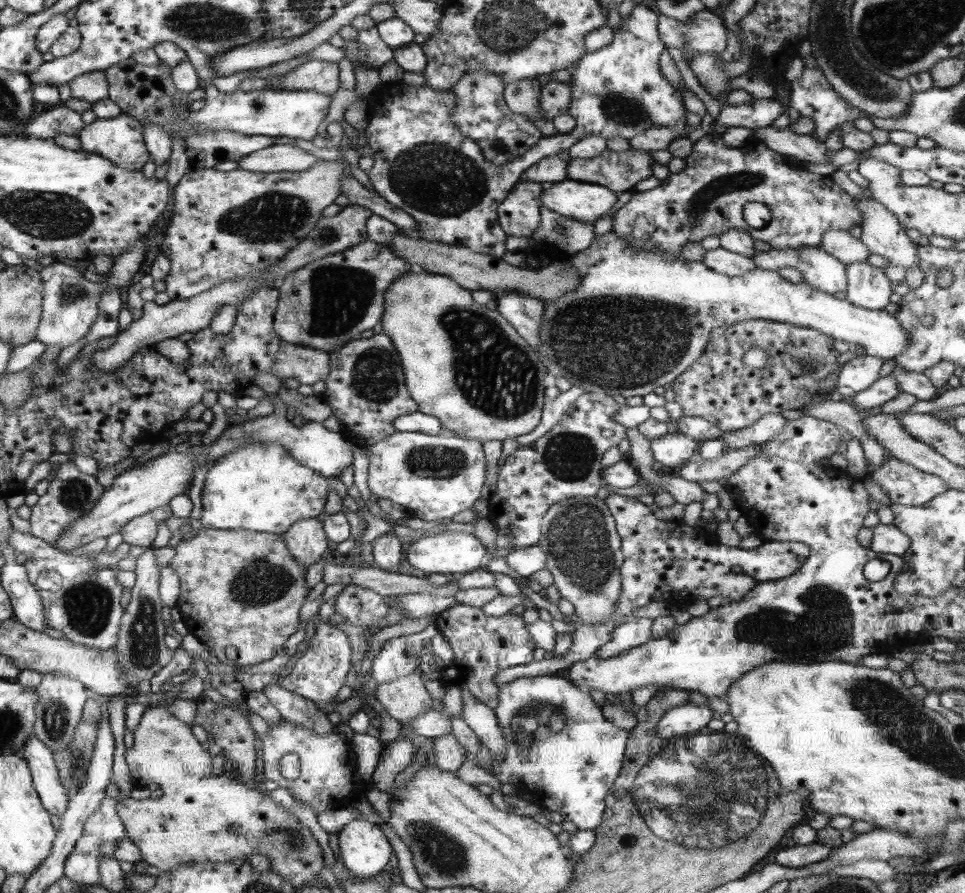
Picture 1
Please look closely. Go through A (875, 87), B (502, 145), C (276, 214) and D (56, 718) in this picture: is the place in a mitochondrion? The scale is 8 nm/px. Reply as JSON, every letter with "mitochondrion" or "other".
{"A":"mitochondrion","B":"mitochondrion","C":"mitochondrion","D":"mitochondrion"}

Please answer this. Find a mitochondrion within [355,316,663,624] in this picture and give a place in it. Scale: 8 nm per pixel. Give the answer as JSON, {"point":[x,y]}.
{"point":[577,536]}

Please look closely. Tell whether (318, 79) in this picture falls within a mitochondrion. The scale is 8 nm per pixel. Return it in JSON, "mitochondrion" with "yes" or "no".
{"mitochondrion":"no"}

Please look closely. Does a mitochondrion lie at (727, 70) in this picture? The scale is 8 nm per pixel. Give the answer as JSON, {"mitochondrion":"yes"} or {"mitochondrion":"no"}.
{"mitochondrion":"no"}

